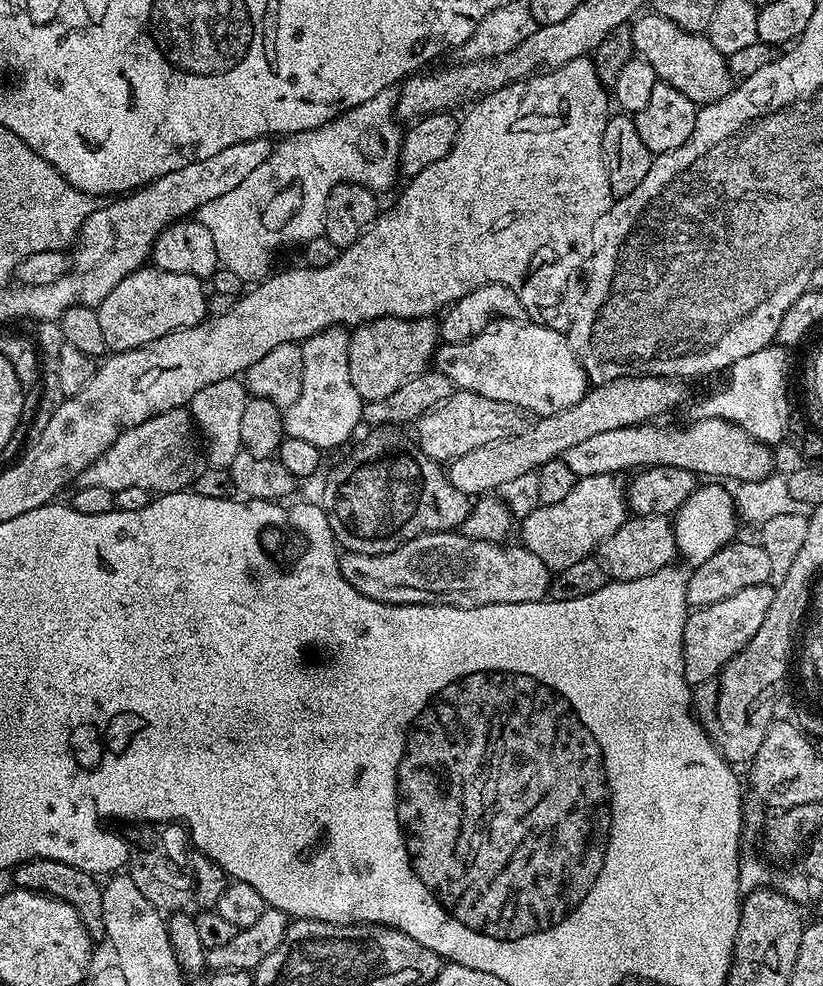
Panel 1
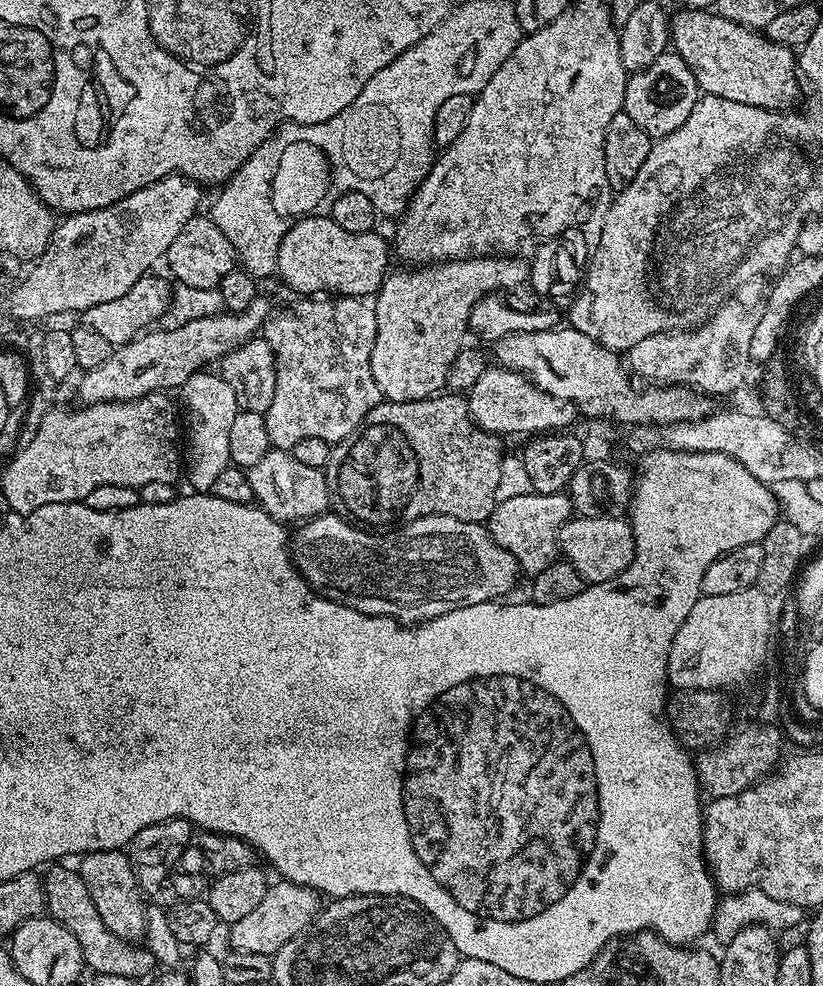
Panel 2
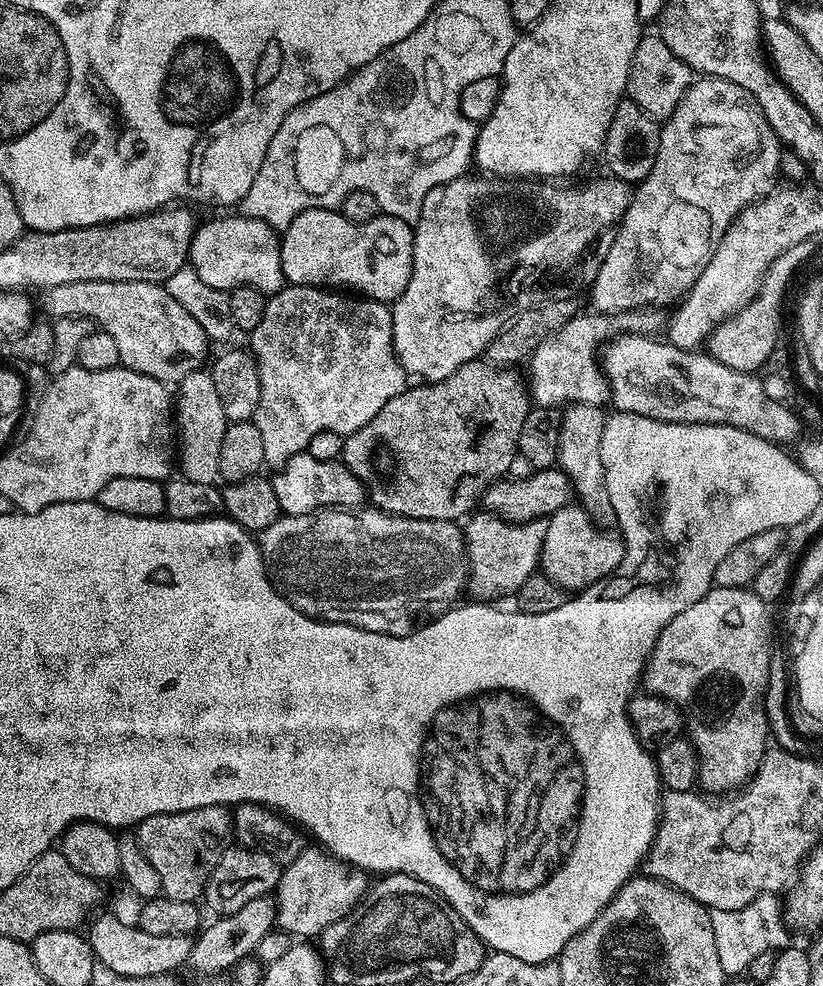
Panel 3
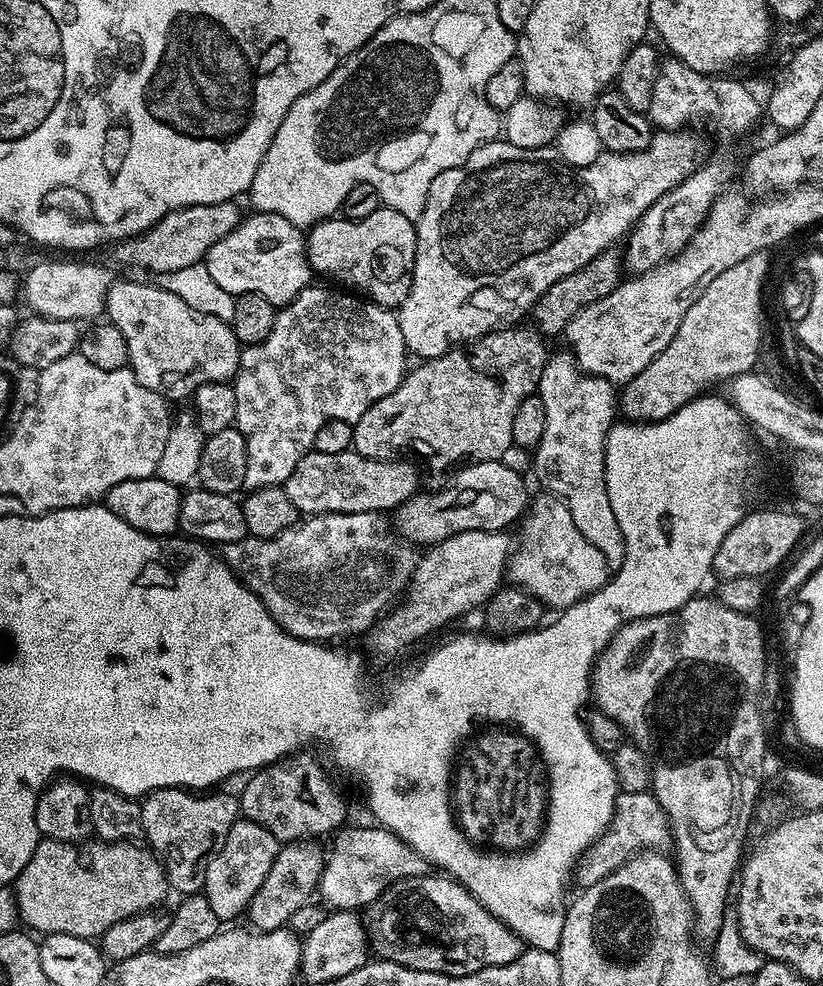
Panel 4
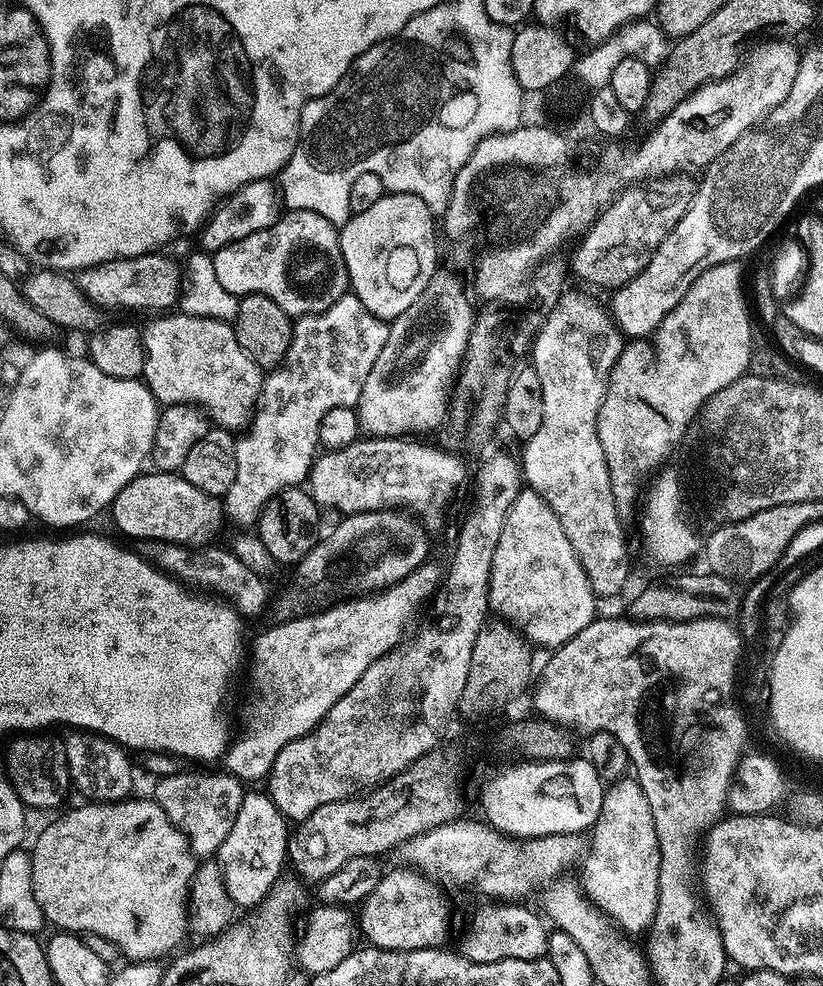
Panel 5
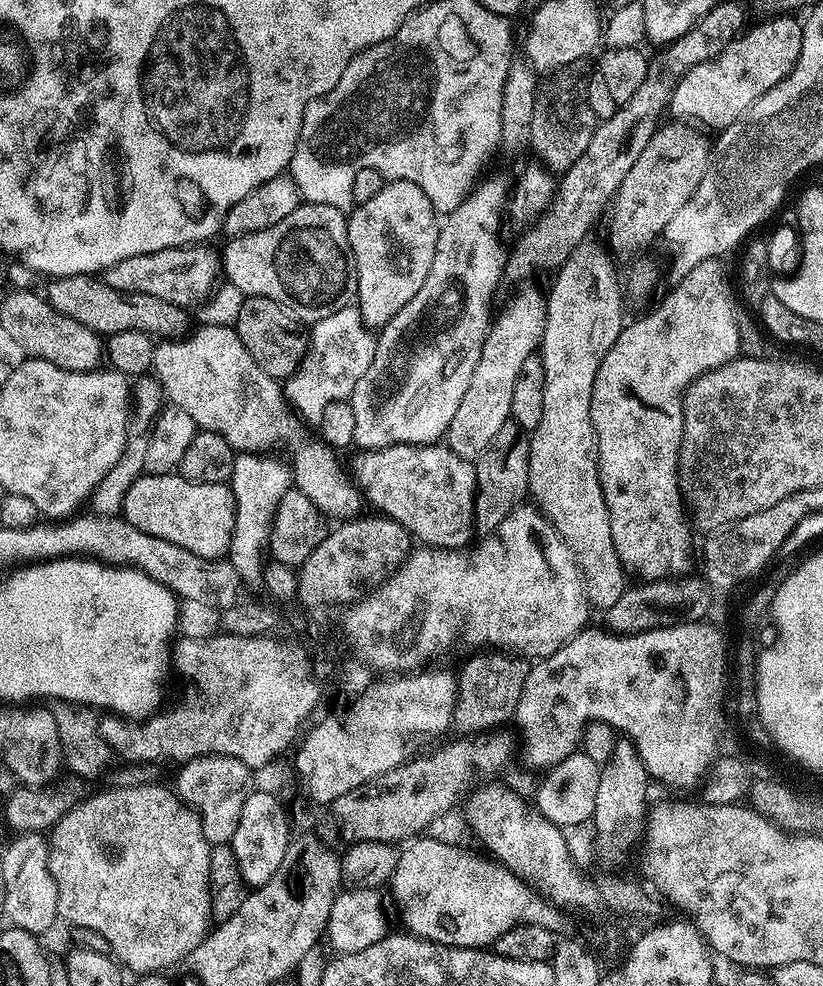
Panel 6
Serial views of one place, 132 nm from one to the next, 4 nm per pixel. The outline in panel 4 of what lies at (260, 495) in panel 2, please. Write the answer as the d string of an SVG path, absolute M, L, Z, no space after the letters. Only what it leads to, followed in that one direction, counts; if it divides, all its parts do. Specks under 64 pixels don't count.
M355 450L342 454L322 454L311 451L294 466L294 474L282 485L284 493L294 502L297 513L315 514L318 512L378 512L387 513L404 504L411 496L417 495L420 476L416 473L417 465L412 462L398 460L371 460Z

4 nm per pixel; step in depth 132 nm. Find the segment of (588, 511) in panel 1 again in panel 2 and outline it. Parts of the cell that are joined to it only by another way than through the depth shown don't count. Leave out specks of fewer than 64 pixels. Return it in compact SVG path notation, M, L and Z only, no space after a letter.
M530 492L516 498L501 499L486 522L488 533L494 537L507 552L514 554L520 563L521 573L531 578L542 574L546 566L558 559L560 550L560 531L566 521L572 519L574 507L571 495L564 492L542 494Z

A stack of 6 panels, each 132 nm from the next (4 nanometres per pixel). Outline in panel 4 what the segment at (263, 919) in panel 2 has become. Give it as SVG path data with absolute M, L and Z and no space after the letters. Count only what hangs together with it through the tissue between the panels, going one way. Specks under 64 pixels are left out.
M344 826L331 837L332 853L327 853L320 872L318 900L325 909L338 912L367 909L394 882L411 876L427 876L430 865L404 841L387 828L348 828Z

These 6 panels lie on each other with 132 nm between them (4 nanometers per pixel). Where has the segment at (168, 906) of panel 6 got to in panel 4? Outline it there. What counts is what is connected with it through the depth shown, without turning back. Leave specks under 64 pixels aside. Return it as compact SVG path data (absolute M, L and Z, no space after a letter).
M41 839L30 862L26 862L26 866L20 871L20 877L14 881L20 920L28 923L33 928L33 933L53 932L99 938L103 932L110 930L110 926L114 926L114 922L122 922L122 918L130 918L139 912L151 912L161 907L164 895L170 892L170 885L164 875L164 867L147 847L139 848L139 843L136 842L95 843L81 846Z

